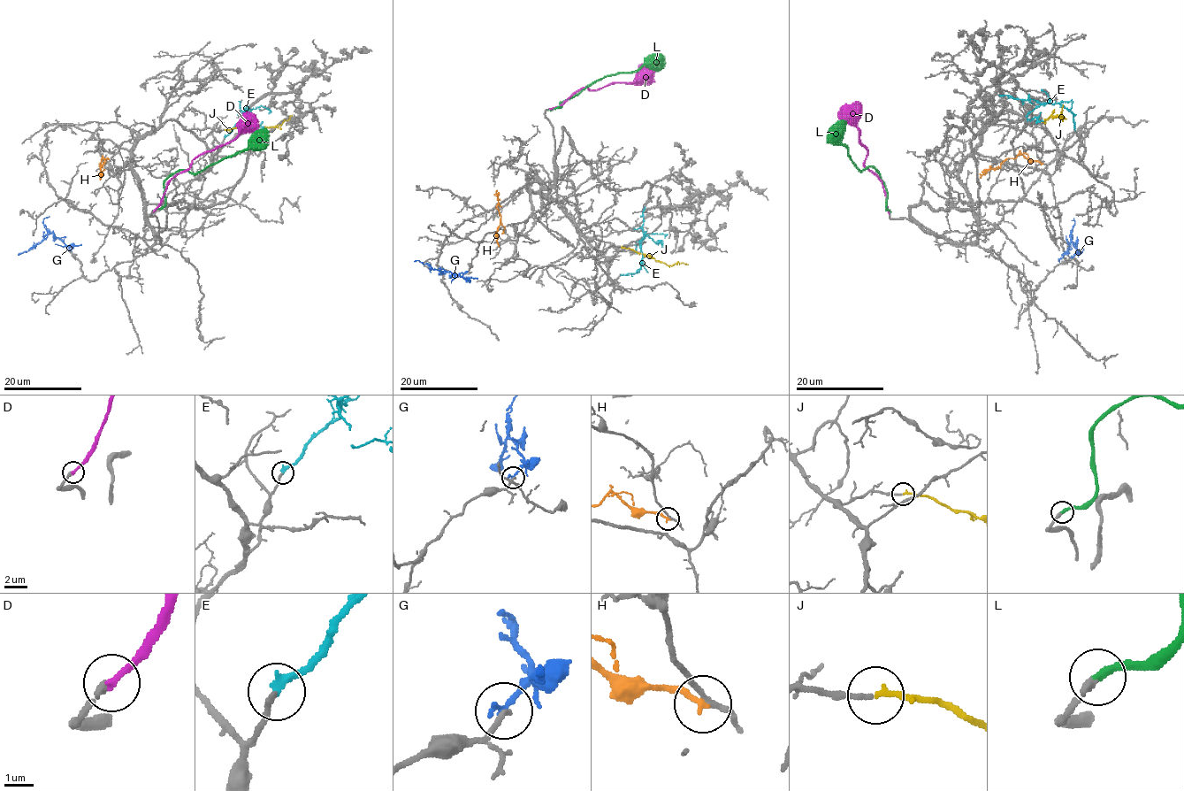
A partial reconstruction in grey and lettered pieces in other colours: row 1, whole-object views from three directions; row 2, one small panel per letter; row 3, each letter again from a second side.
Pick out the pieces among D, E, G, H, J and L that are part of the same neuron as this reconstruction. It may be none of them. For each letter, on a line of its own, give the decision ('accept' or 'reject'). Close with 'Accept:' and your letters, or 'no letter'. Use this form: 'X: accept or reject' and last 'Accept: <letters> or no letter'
D: reject
E: reject
G: reject
H: reject
J: accept
L: accept
Accept: J, L

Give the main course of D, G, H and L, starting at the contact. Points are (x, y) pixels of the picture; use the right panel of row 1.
D: (889, 212), (882, 182), (864, 165), (866, 150), (859, 141), (857, 117), (846, 104)
G: (1073, 257), (1077, 249), (1072, 238), (1068, 249), (1059, 262)
H: (1042, 164), (1028, 161), (1019, 154), (1014, 158), (1007, 158), (999, 166), (989, 169), (980, 178)
L: (889, 211), (884, 182), (873, 166), (860, 170), (851, 161), (848, 150), (838, 141), (841, 128), (837, 123)

